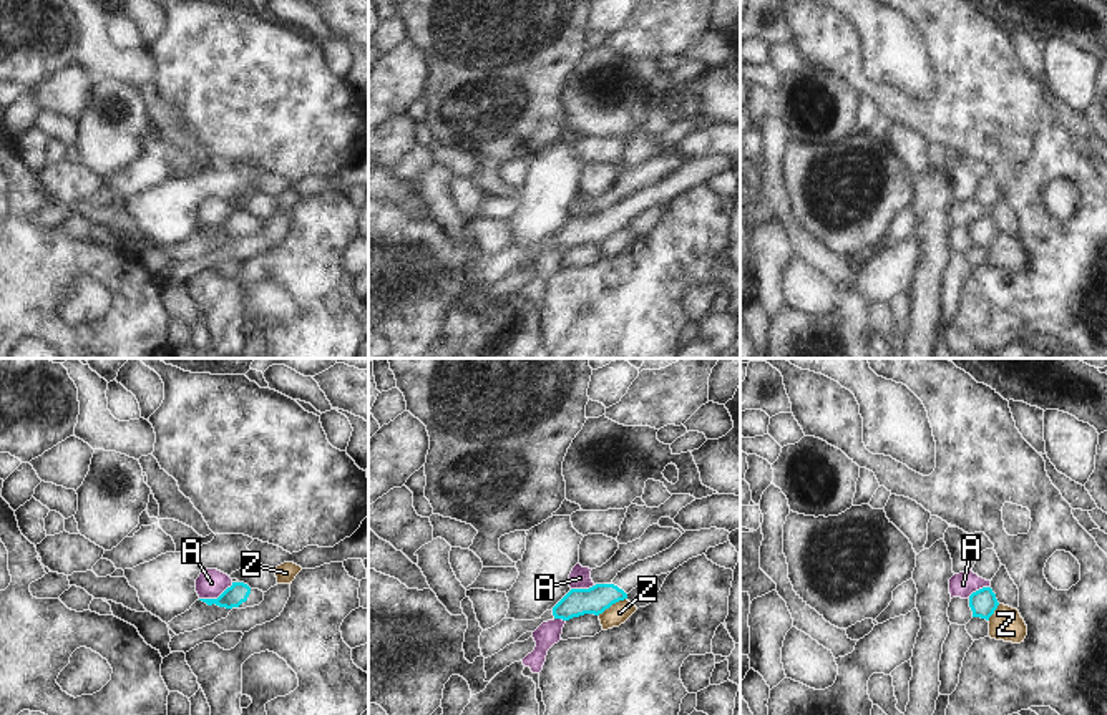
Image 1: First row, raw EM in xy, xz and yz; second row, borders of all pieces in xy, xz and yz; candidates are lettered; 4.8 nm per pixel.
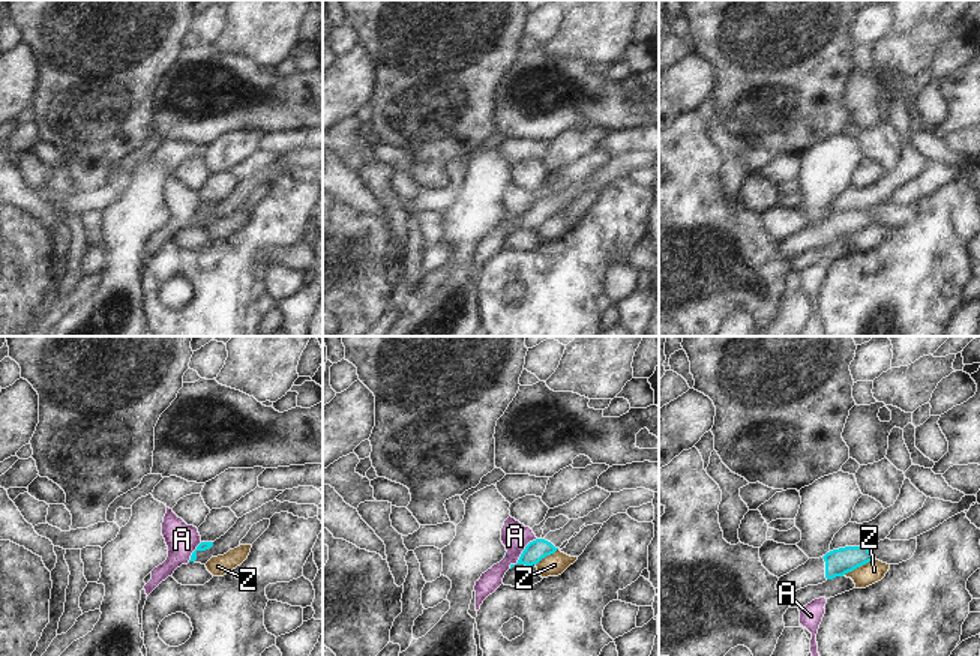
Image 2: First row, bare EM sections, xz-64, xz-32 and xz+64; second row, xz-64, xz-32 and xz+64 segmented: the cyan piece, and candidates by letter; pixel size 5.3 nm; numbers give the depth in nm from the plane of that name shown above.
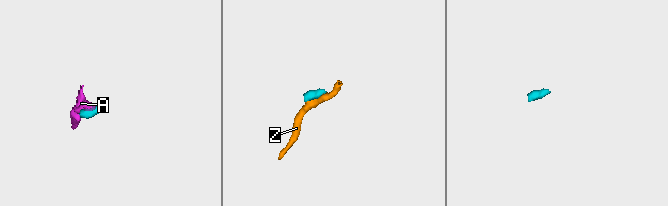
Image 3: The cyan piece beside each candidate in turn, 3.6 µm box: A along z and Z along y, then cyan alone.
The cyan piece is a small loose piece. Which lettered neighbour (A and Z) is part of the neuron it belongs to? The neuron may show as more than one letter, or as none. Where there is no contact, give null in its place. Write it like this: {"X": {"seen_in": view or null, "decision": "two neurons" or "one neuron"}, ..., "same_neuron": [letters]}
{"A": {"seen_in": "xy", "decision": "two neurons"}, "Z": {"seen_in": "xz", "decision": "two neurons"}, "same_neuron": []}

